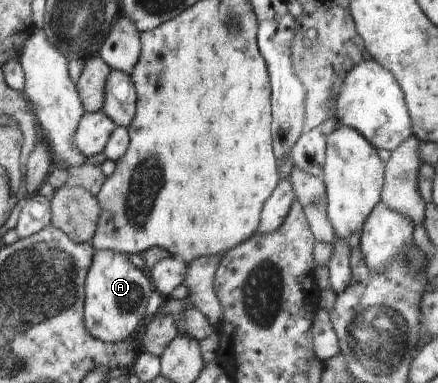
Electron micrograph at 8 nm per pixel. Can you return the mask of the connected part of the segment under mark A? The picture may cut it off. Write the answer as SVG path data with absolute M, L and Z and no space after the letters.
M114 250L94 251L92 267L86 277L85 322L88 330L94 338L110 344L128 339L144 318L150 292L150 280L134 266L128 255Z

